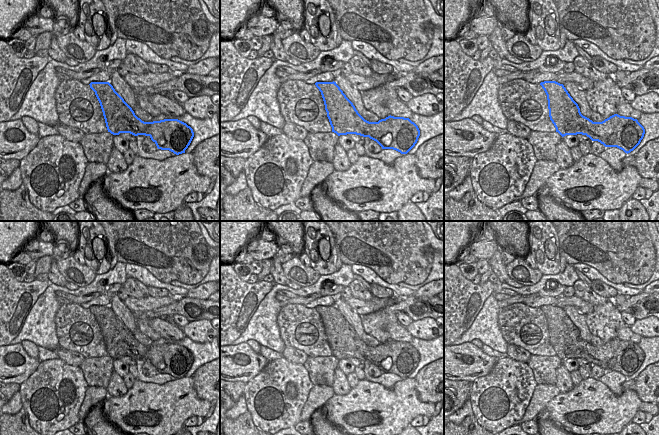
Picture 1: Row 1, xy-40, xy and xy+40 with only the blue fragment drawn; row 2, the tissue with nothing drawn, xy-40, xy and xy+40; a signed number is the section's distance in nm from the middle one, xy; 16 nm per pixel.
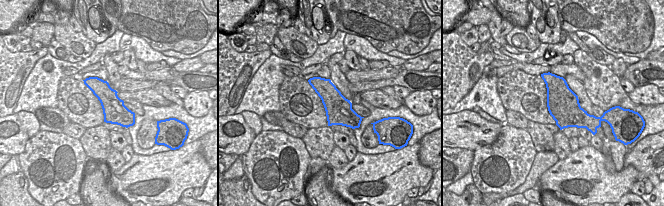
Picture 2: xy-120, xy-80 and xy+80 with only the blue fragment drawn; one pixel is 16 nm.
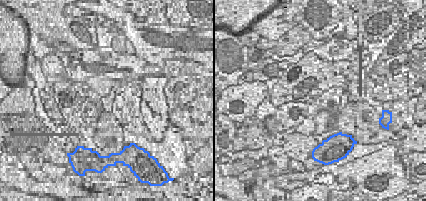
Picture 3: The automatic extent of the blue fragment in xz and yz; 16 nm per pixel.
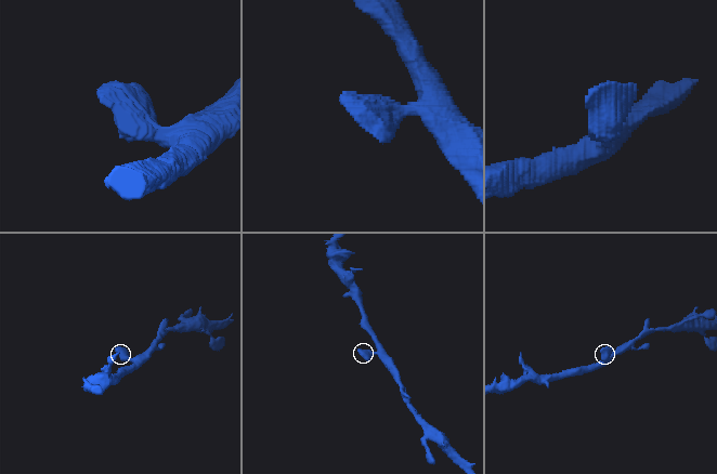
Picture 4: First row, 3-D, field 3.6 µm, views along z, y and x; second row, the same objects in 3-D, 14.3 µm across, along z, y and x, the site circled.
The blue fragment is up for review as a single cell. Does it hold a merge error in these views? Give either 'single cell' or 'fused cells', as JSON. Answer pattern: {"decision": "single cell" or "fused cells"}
{"decision": "single cell"}

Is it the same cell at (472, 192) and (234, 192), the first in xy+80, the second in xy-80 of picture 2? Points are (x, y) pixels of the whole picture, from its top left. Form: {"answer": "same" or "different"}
{"answer": "same"}

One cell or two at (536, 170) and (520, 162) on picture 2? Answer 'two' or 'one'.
two

